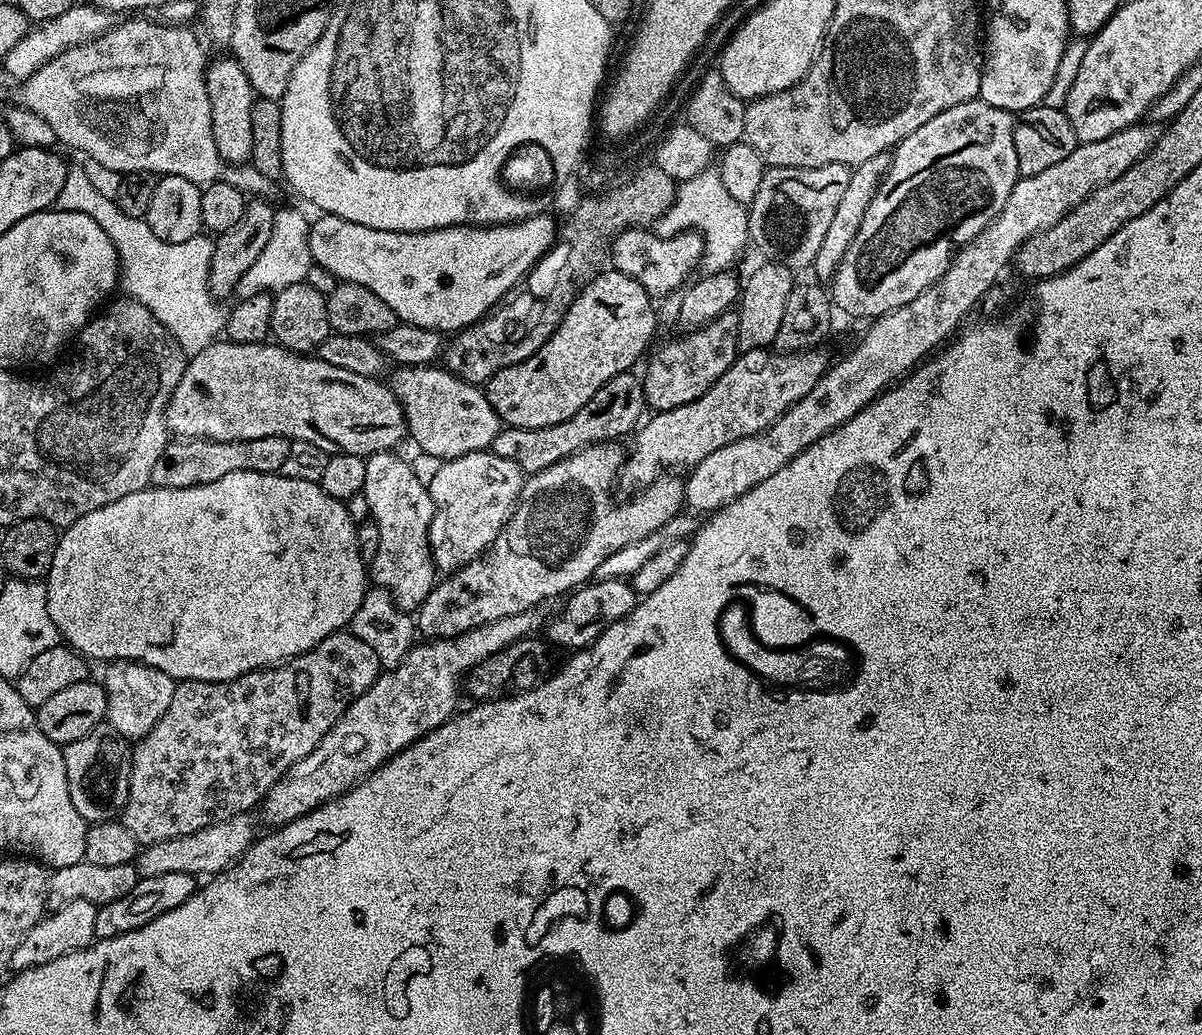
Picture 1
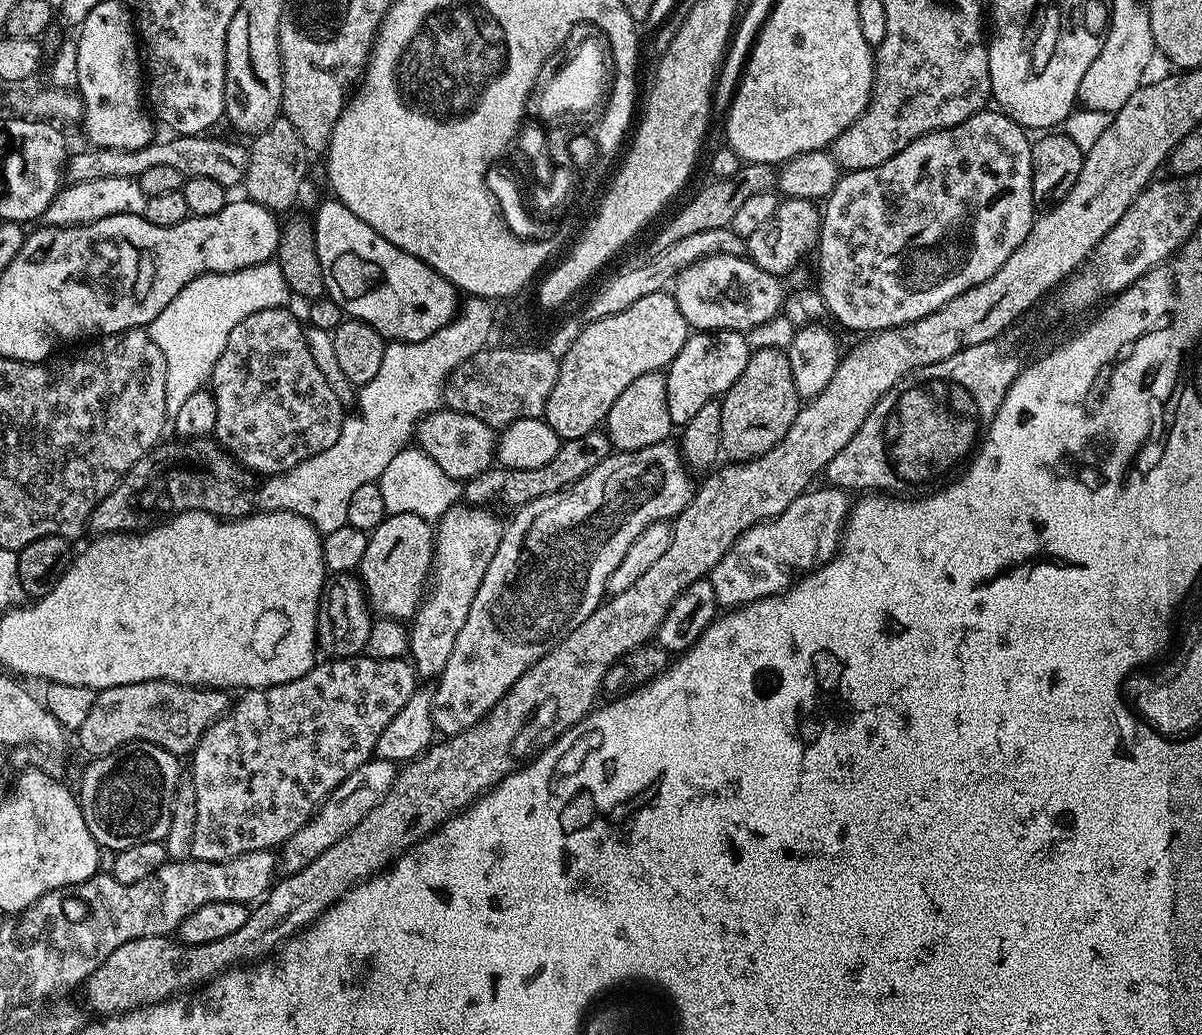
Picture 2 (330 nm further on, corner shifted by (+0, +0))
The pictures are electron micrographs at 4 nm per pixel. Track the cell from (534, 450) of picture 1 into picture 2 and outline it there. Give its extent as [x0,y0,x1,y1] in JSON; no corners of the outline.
[463,430,613,510]

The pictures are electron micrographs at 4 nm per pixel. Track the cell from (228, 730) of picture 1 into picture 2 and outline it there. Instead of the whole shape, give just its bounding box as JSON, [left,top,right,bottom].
[190,654,418,862]

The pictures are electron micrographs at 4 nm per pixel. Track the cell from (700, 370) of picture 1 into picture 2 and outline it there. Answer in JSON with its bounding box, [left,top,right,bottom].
[666,331,750,426]

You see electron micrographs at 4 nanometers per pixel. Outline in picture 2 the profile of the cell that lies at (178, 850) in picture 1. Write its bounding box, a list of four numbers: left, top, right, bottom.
[278,758,397,873]

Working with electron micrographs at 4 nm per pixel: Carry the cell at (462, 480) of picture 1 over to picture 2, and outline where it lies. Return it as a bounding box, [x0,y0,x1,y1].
[408,502,505,681]

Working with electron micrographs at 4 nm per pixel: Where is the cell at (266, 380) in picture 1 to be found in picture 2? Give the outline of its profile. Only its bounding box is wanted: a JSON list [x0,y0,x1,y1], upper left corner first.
[415,410,497,482]

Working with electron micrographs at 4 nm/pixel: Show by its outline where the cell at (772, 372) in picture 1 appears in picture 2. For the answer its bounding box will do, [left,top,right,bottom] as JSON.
[432,442,694,738]

